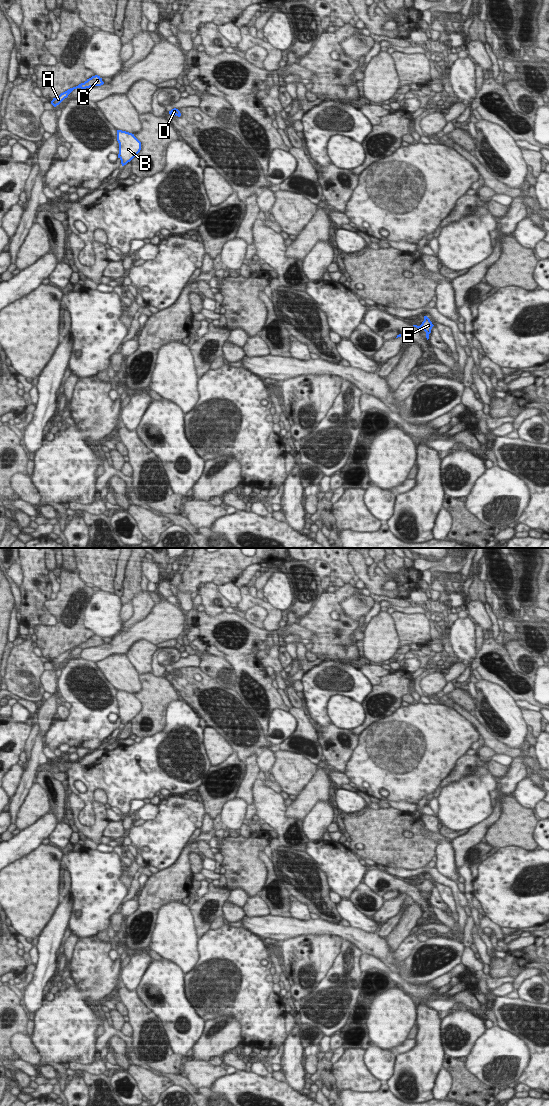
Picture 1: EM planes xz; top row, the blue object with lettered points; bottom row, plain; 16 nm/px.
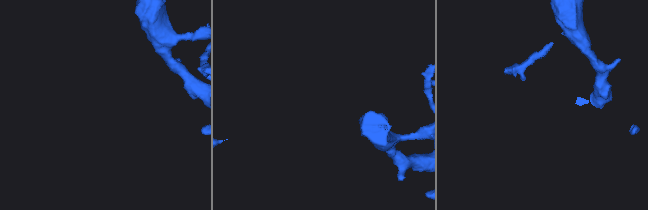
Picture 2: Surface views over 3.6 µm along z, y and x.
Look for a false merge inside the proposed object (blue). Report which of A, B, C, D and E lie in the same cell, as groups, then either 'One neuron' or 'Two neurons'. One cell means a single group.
Groups: A B C D E. One neuron

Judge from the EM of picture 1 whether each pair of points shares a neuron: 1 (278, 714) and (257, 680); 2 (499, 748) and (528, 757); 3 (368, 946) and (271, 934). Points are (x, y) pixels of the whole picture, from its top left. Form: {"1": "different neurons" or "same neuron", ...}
{"1": "different neurons", "2": "same neuron", "3": "same neuron"}

